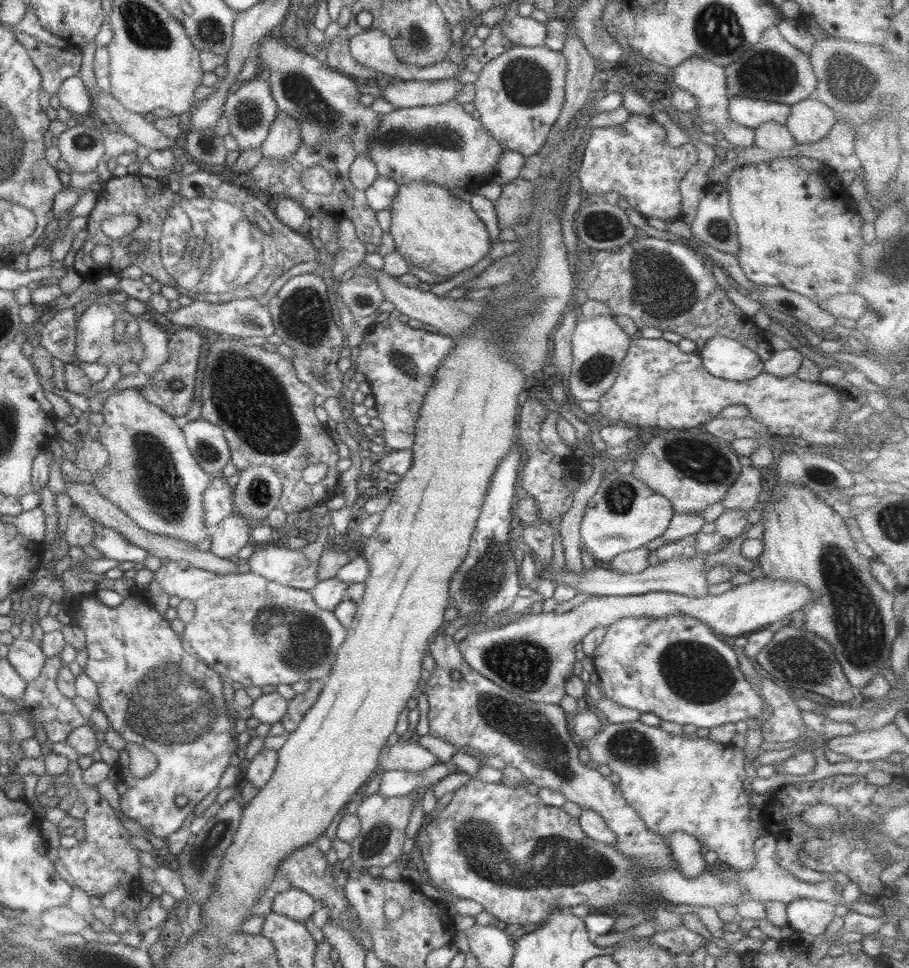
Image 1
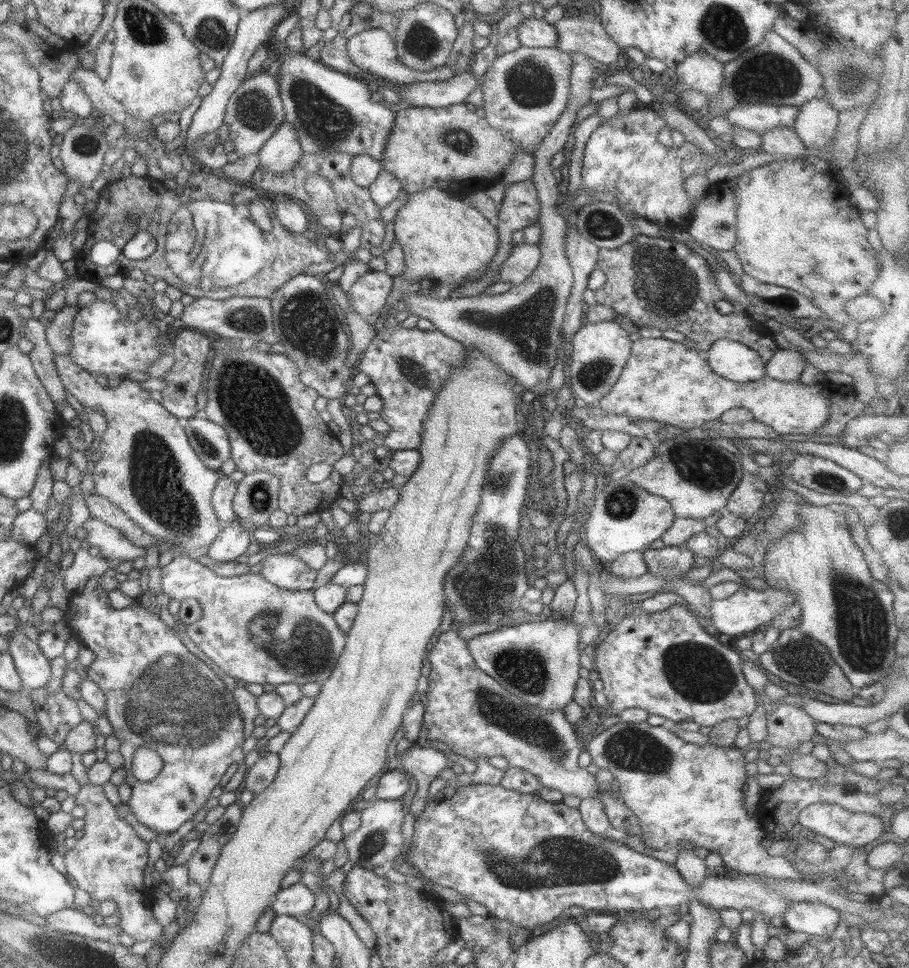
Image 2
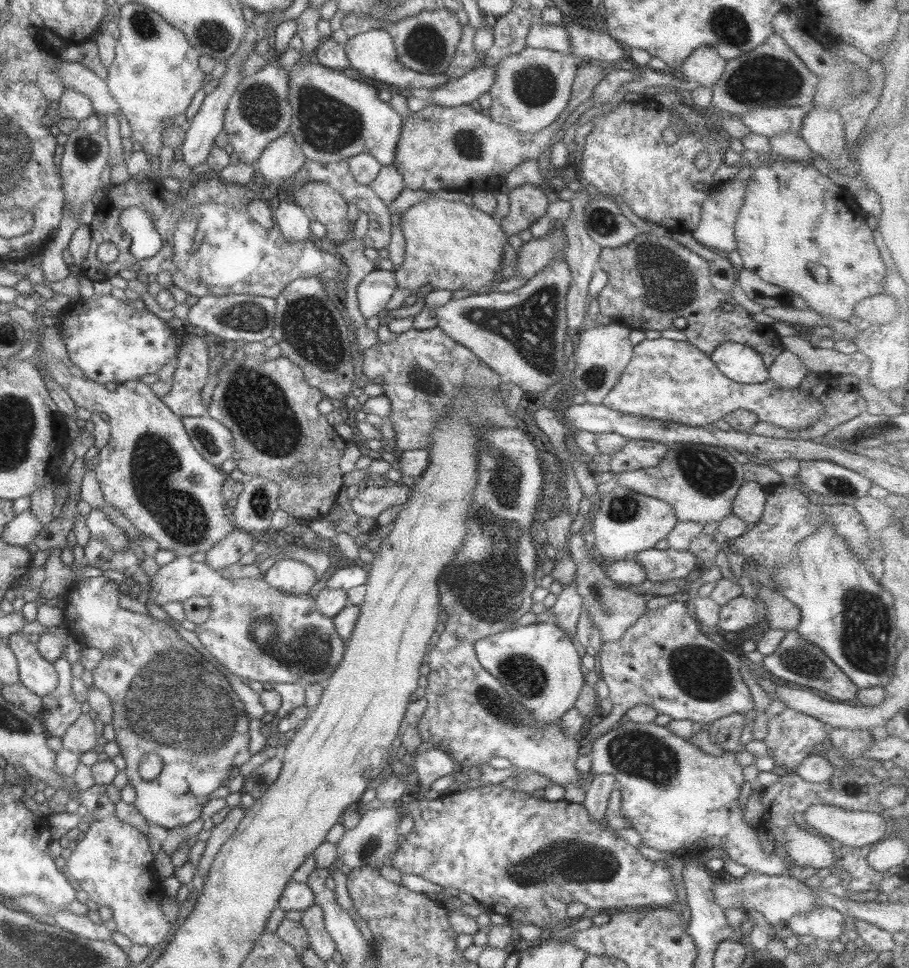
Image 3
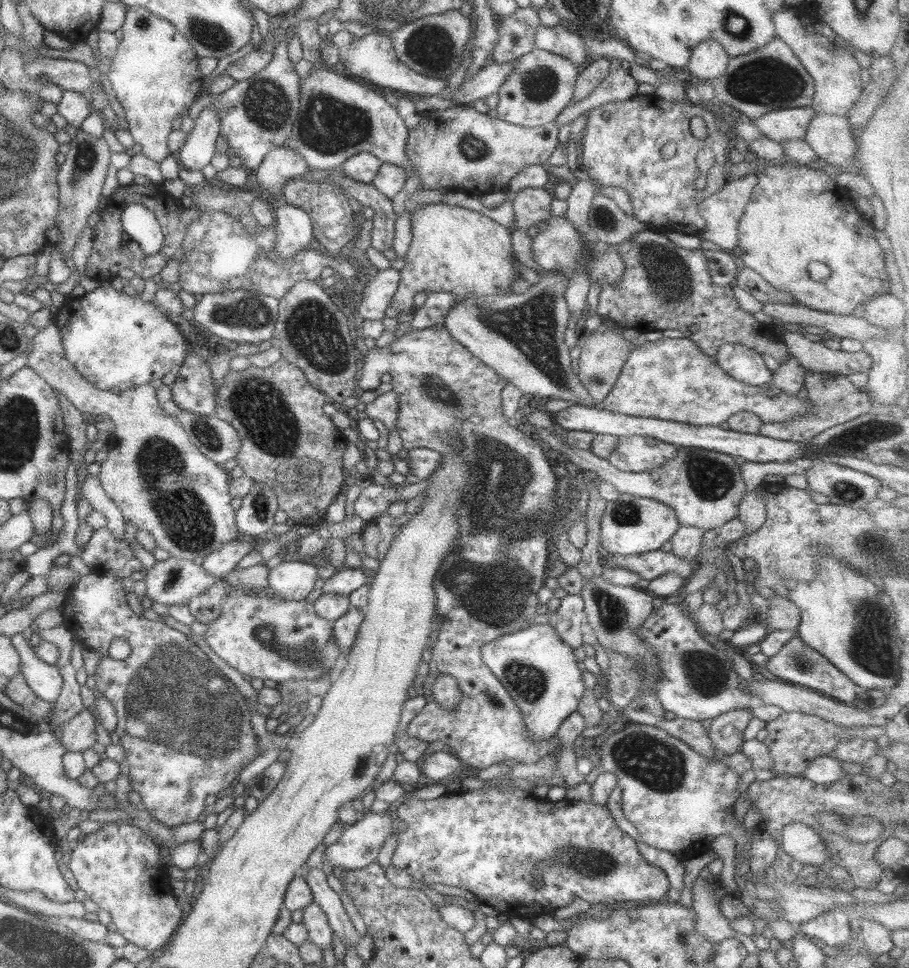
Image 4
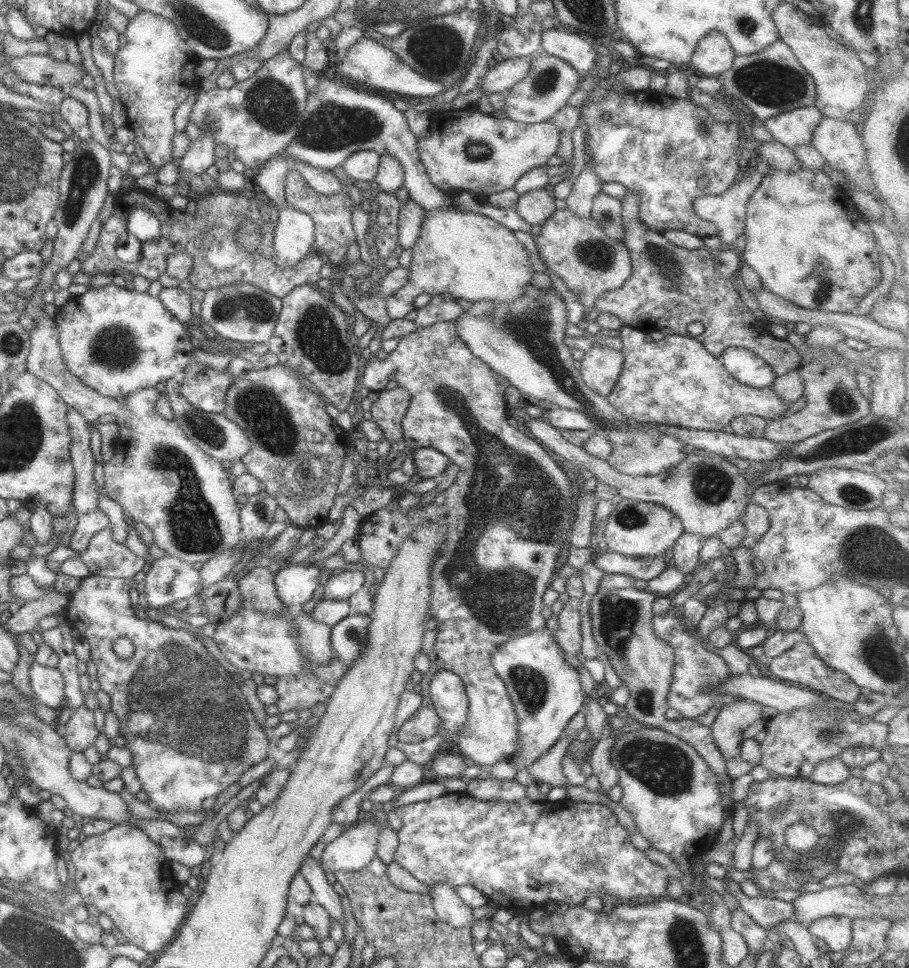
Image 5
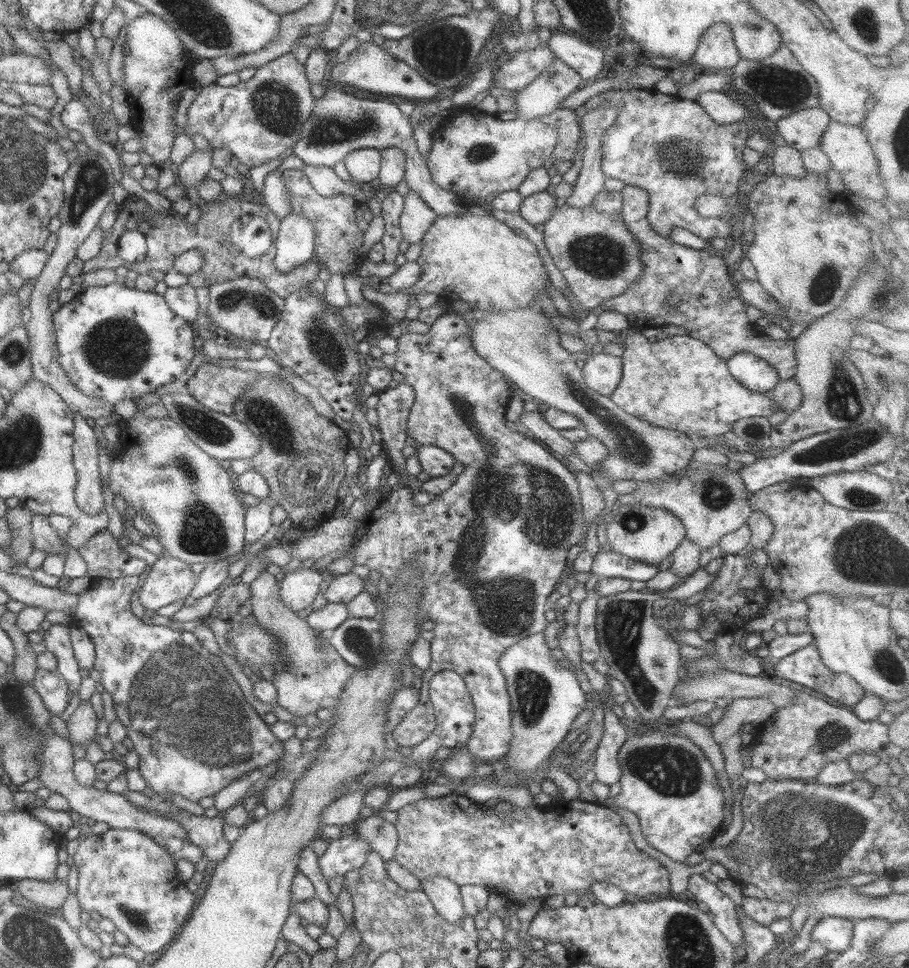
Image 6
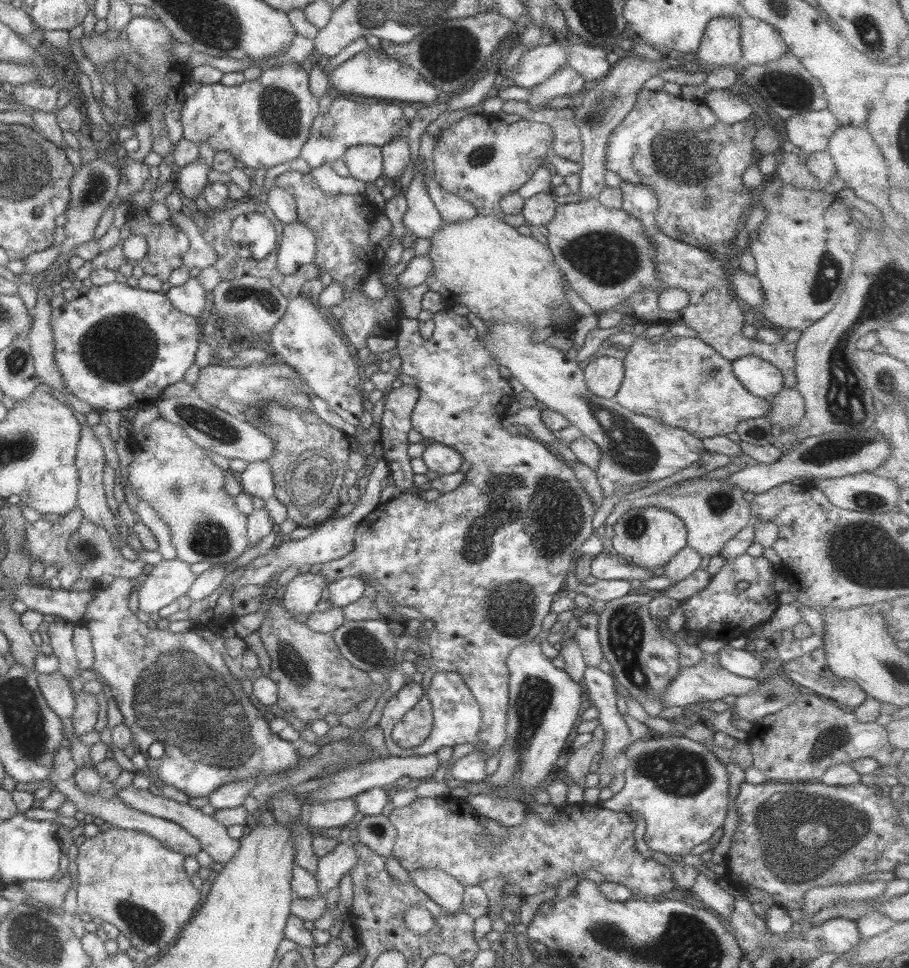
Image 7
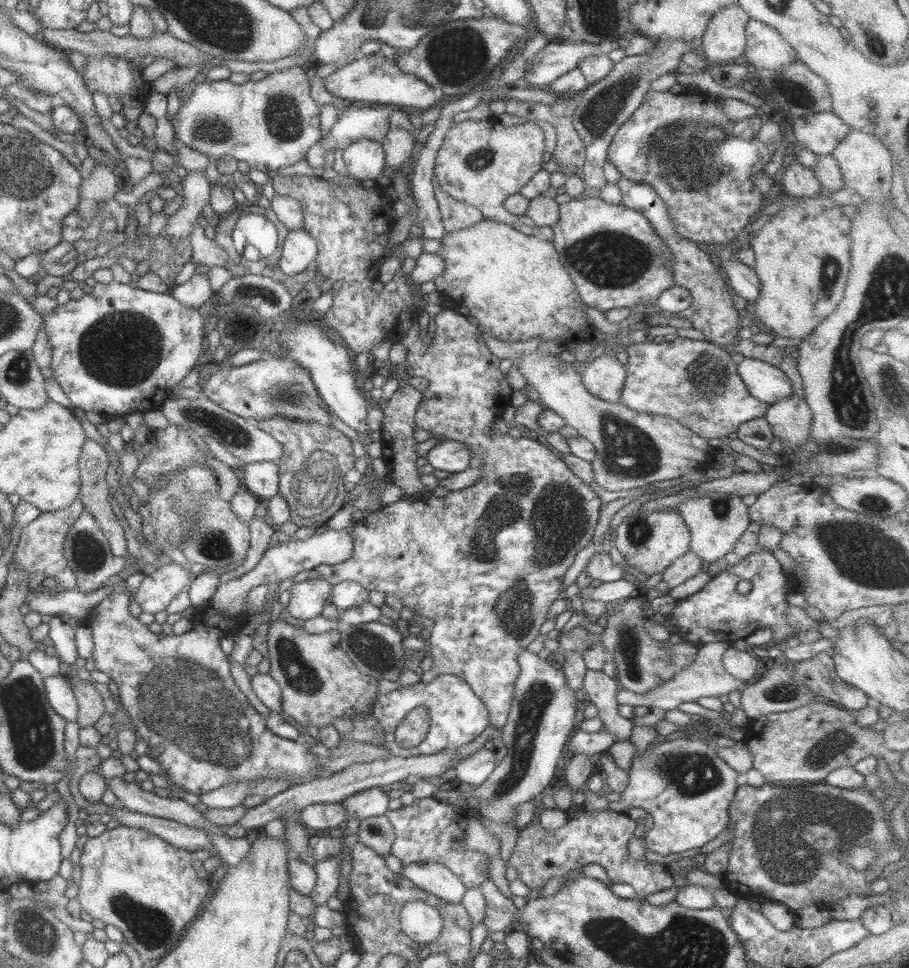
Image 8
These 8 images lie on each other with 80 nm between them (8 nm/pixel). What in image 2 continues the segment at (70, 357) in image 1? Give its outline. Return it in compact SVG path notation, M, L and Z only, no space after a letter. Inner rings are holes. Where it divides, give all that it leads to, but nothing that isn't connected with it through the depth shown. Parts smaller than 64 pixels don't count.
M64 306L57 310L51 323L45 328L44 336L47 346L55 355L67 355L71 348L71 322L77 314L77 306Z

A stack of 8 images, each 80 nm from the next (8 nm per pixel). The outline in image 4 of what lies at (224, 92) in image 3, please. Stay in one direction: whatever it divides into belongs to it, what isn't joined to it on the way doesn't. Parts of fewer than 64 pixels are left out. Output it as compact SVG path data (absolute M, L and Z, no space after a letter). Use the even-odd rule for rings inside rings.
M204 108L197 115L193 128L175 154L177 162L187 170L200 171L214 155L219 128L218 114L214 108Z

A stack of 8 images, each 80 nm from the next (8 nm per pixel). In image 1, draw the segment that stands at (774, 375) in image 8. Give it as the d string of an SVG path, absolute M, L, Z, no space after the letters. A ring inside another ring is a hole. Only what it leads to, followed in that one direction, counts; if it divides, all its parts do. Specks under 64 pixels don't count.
M715 336L701 350L696 352L700 356L703 368L715 378L730 380L733 382L743 382L751 379L762 372L762 360L746 346L736 342L734 339Z

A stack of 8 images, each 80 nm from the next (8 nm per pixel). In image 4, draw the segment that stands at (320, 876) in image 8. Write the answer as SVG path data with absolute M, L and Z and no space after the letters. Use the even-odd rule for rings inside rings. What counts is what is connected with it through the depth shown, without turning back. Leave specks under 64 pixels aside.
M391 810L373 814L370 811L365 811L360 814L352 825L343 827L342 833L339 838L326 846L324 850L325 862L335 869L344 870L360 870L367 864L375 862L379 849L388 834L395 834L395 818L393 817Z

